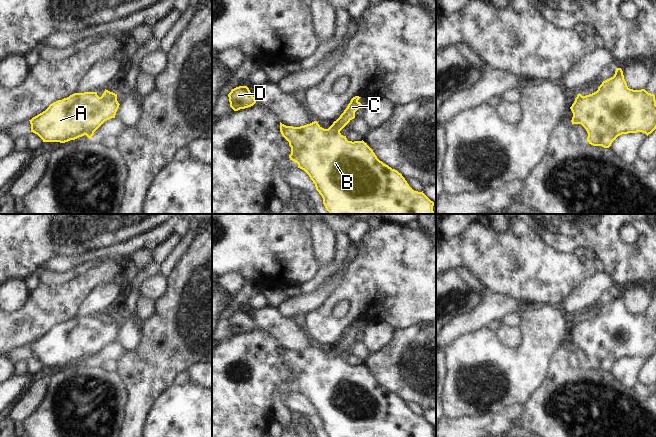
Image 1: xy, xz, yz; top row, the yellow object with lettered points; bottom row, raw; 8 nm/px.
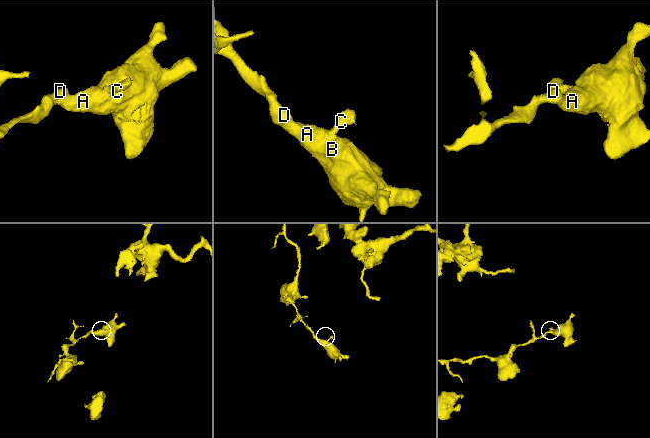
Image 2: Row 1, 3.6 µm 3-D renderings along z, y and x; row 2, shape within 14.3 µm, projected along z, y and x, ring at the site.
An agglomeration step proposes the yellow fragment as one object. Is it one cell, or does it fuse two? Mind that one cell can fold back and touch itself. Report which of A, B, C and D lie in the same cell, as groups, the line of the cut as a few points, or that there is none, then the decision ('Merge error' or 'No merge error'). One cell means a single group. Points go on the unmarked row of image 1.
Groups: A B D / C. Split along xy (116, 320), (110, 322), (100, 321). Merge error

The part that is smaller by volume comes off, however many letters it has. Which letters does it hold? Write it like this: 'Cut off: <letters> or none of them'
Cut off: C

